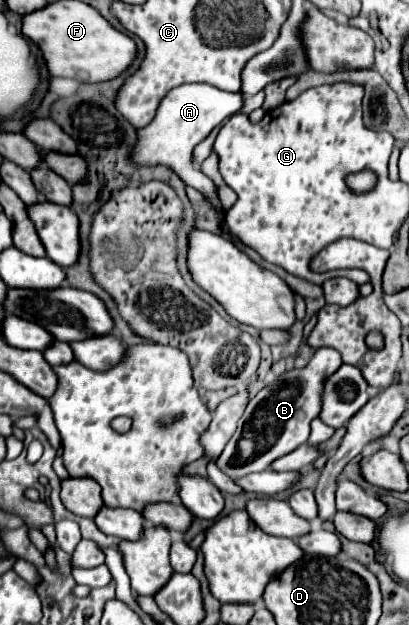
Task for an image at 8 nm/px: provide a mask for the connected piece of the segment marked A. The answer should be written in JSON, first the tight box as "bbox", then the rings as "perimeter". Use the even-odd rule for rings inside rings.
{"bbox":[134,84,244,210],"perimeter":[[[182,84],[168,92],[168,96],[162,100],[158,108],[158,116],[146,128],[138,130],[140,142],[138,142],[138,156],[134,156],[134,160],[138,160],[138,164],[166,164],[174,168],[188,186],[198,188],[218,210],[222,210],[216,194],[218,190],[216,184],[208,176],[198,172],[198,168],[190,164],[190,158],[192,148],[198,142],[202,142],[226,118],[238,114],[242,106],[244,106],[242,92],[226,92],[212,84]]]}

